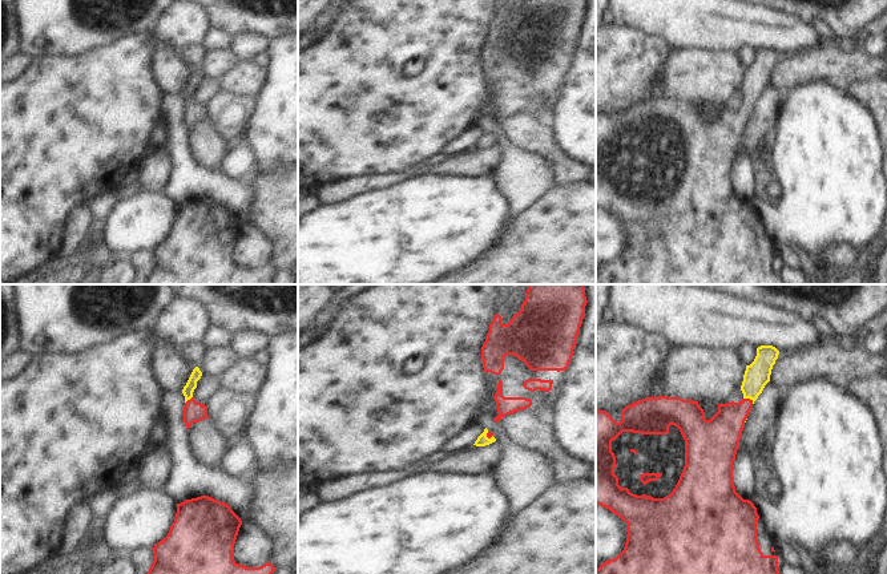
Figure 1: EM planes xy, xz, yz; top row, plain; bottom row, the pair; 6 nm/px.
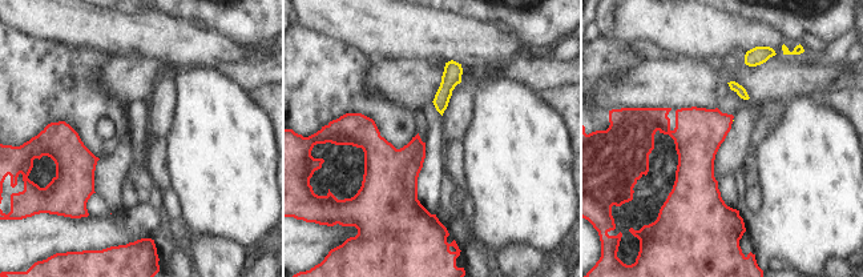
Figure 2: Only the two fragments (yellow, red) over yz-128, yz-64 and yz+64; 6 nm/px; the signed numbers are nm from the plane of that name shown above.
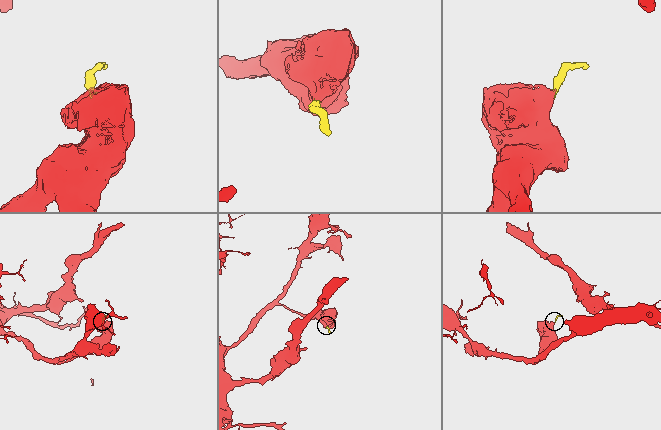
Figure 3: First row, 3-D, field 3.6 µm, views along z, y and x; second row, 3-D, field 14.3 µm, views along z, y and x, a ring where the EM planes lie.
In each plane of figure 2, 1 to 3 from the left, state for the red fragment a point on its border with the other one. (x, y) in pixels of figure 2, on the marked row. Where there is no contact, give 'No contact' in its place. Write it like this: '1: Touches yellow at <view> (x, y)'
1: No contact
2: No contact
3: No contact

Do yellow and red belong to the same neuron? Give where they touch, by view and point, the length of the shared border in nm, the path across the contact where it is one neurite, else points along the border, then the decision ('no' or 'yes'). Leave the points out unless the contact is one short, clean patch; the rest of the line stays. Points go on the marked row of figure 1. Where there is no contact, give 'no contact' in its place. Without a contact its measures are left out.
contact yz (749, 397); length 70 nm; way yz (757, 375), (749, 397), (746, 404), (724, 429); yes

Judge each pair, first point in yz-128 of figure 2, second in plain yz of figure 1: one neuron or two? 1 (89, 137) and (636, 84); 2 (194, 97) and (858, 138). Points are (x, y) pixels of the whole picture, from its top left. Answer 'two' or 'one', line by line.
1: one
2: one

